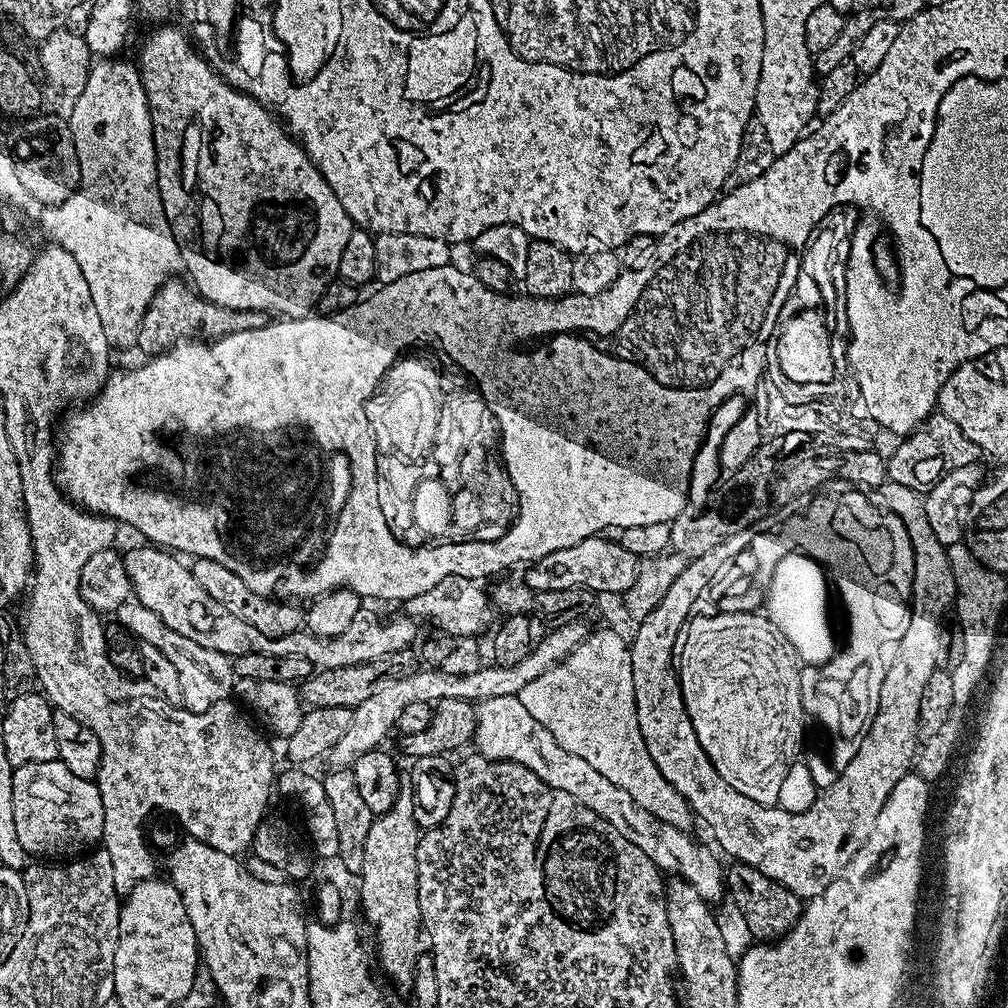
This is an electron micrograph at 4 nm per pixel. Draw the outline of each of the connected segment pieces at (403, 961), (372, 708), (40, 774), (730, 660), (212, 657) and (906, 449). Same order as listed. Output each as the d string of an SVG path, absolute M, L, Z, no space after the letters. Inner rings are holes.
M404 778L400 782L400 793L394 802L394 806L390 806L390 810L386 810L386 814L375 817L373 819L370 830L366 834L366 855L362 857L362 866L358 873L360 879L360 908L364 911L364 916L368 919L368 924L372 928L376 928L376 956L380 959L380 968L388 975L388 980L396 988L401 988L406 994L412 992L414 986L414 974L416 973L416 966L418 958L422 954L420 948L420 940L422 944L422 921L420 918L420 907L418 906L418 846L420 845L420 837L422 830L418 826L418 822L414 818L414 798L412 797L412 782L411 779Z
M575 620L569 624L555 625L544 637L533 643L526 658L522 659L516 666L497 668L495 666L481 666L474 674L462 674L461 676L448 676L439 670L417 670L409 677L398 677L396 679L383 679L374 688L370 698L366 702L352 709L352 721L350 730L342 734L339 742L334 742L330 753L332 768L351 768L362 754L370 750L380 748L383 740L387 738L388 731L396 728L398 717L402 710L410 706L410 702L426 702L432 704L442 698L462 698L479 702L486 698L502 698L503 696L519 696L520 692L534 678L546 674L556 664L562 664L564 659L575 650L576 647L590 635L590 628L584 622Z
M59 758L50 762L30 762L13 767L14 827L18 829L18 842L32 858L68 858L85 851L84 844L92 844L104 834L104 807L98 786L78 774L66 770Z
M737 610L720 612L717 616L693 615L678 648L682 698L702 750L706 750L714 770L718 770L722 779L730 782L738 794L746 794L746 798L754 798L759 804L778 804L778 790L785 781L786 772L801 755L806 709L800 668L802 661L794 646L790 646L786 634L760 612Z
M129 598L126 602L122 602L122 606L118 606L118 610L114 614L114 620L126 630L130 630L130 634L135 636L140 644L158 646L158 650L162 650L162 654L166 654L166 658L170 658L174 670L178 670L178 682L182 682L183 707L188 711L207 714L213 711L217 704L225 703L233 695L232 660L218 654L218 650L206 650L206 646L198 646L198 642L190 642L190 638L182 638L182 634L170 630L166 626L166 622L162 622L162 618L158 618L158 614L154 614L154 610L146 610L146 606L142 606L140 600Z
M933 411L932 415L916 429L915 432L903 437L900 444L892 452L892 457L887 457L888 480L894 484L901 484L907 488L927 490L940 481L945 472L953 468L970 466L981 459L982 453L978 445L970 442L950 418L942 411Z

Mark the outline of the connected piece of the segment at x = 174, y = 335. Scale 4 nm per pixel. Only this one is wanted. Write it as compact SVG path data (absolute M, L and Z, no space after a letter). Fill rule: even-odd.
M180 278L167 280L153 296L149 308L142 318L139 343L148 352L164 352L176 347L181 342L211 342L228 336L232 332L241 332L247 328L261 328L273 323L271 312L262 310L230 310L210 302L196 291L191 283Z

